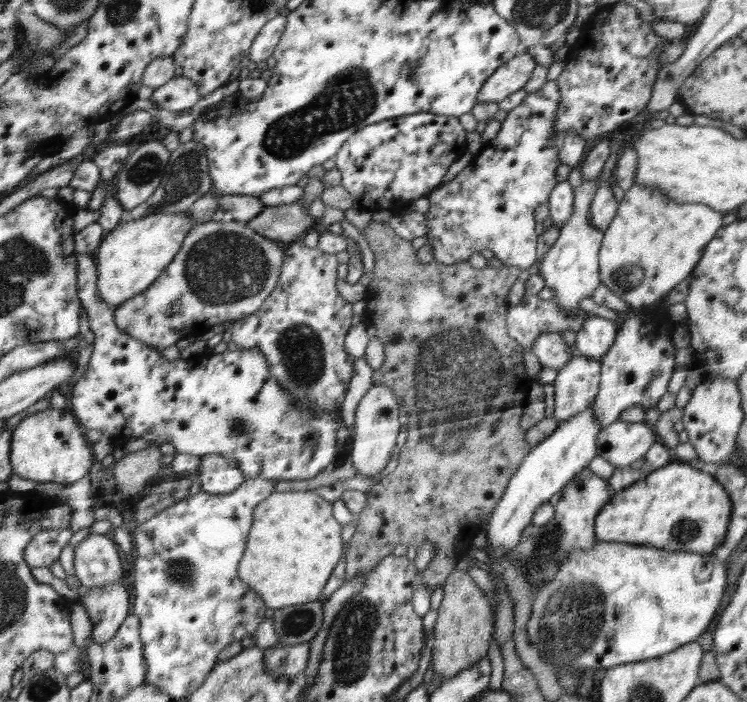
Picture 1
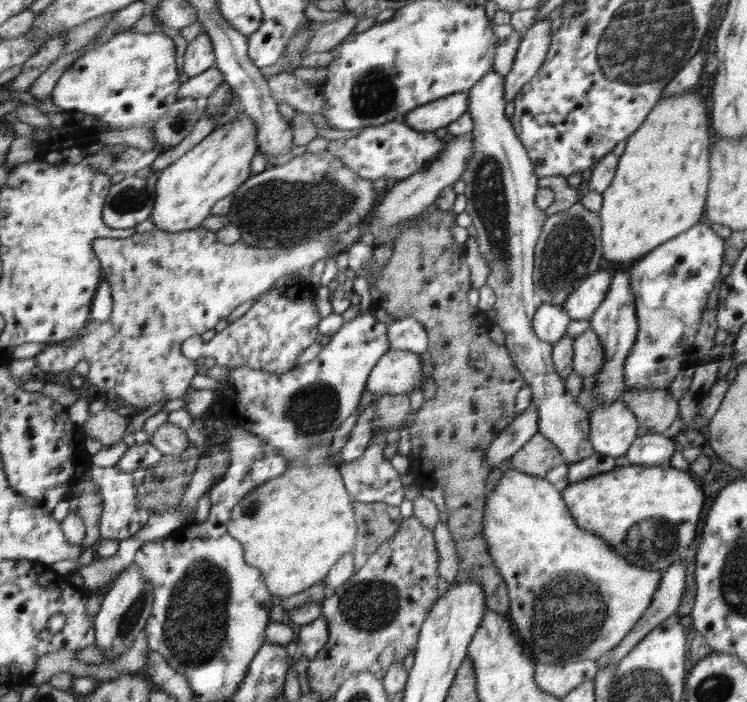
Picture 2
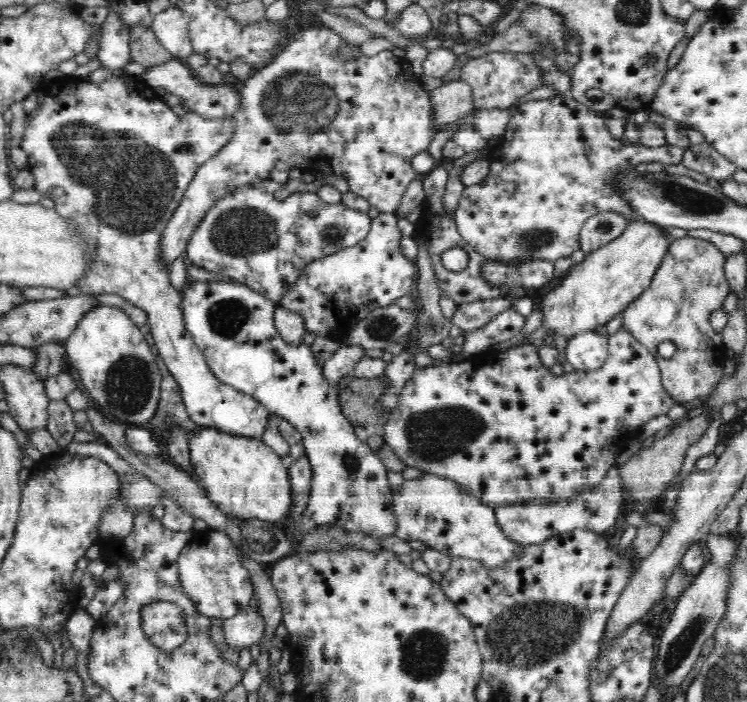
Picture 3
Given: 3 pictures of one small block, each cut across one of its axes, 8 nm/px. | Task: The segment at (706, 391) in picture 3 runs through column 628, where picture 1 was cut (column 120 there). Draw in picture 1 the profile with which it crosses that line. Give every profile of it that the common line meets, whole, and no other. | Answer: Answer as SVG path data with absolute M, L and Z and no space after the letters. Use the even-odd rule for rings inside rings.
M208 221L191 229L192 236L184 240L180 256L157 284L113 310L120 332L144 341L161 354L186 336L204 336L216 324L242 320L258 311L274 291L282 269L286 246L260 236L246 221ZM174 302L180 305L178 313L169 312Z

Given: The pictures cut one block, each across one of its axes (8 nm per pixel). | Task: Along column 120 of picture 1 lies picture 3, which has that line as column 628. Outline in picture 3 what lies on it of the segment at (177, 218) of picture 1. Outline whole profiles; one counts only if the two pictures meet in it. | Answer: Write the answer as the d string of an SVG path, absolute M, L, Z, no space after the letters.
M644 220L629 223L616 240L588 253L580 264L574 264L560 286L544 296L540 302L540 308L544 310L542 326L568 340L604 326L650 287L652 278L669 252L671 241L657 225Z

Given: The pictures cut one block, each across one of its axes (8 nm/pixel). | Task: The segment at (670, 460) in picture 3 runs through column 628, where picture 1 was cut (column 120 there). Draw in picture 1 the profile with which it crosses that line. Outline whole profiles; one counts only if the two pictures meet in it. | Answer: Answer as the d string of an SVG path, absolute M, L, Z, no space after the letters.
M149 446L144 450L127 454L115 462L111 470L114 482L122 494L134 496L140 492L146 482L158 474L160 470L160 450L156 446Z

